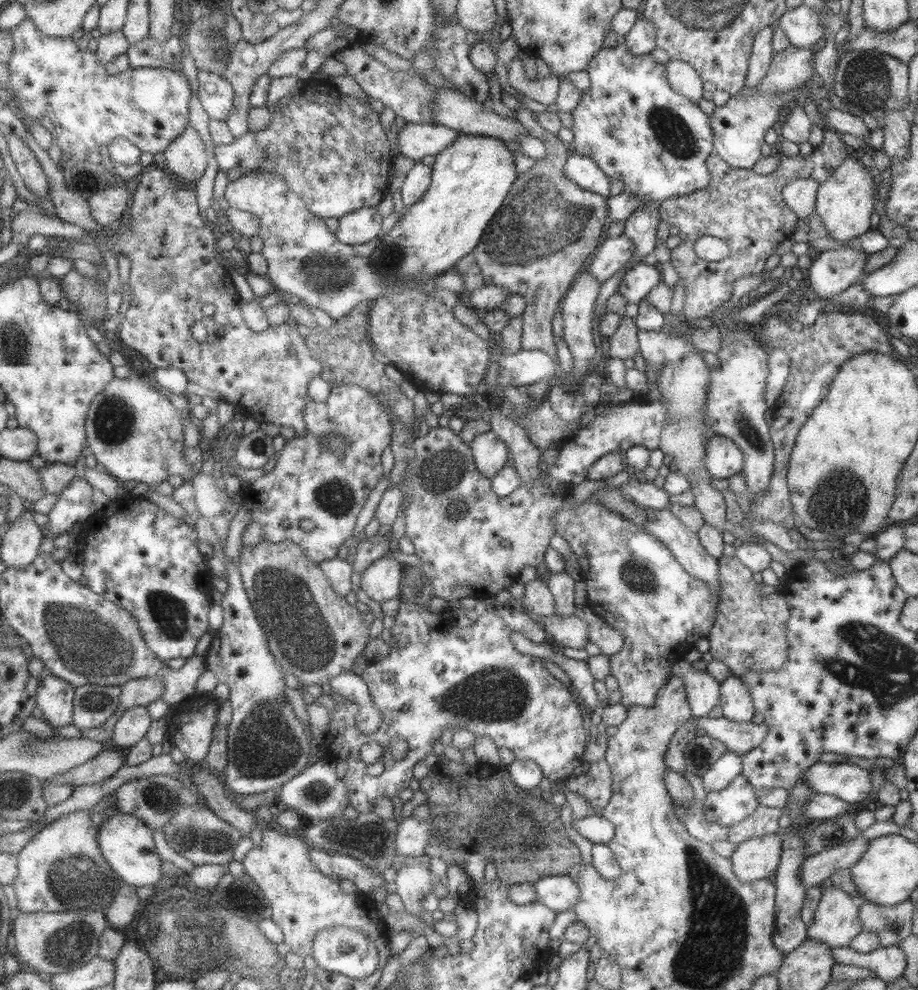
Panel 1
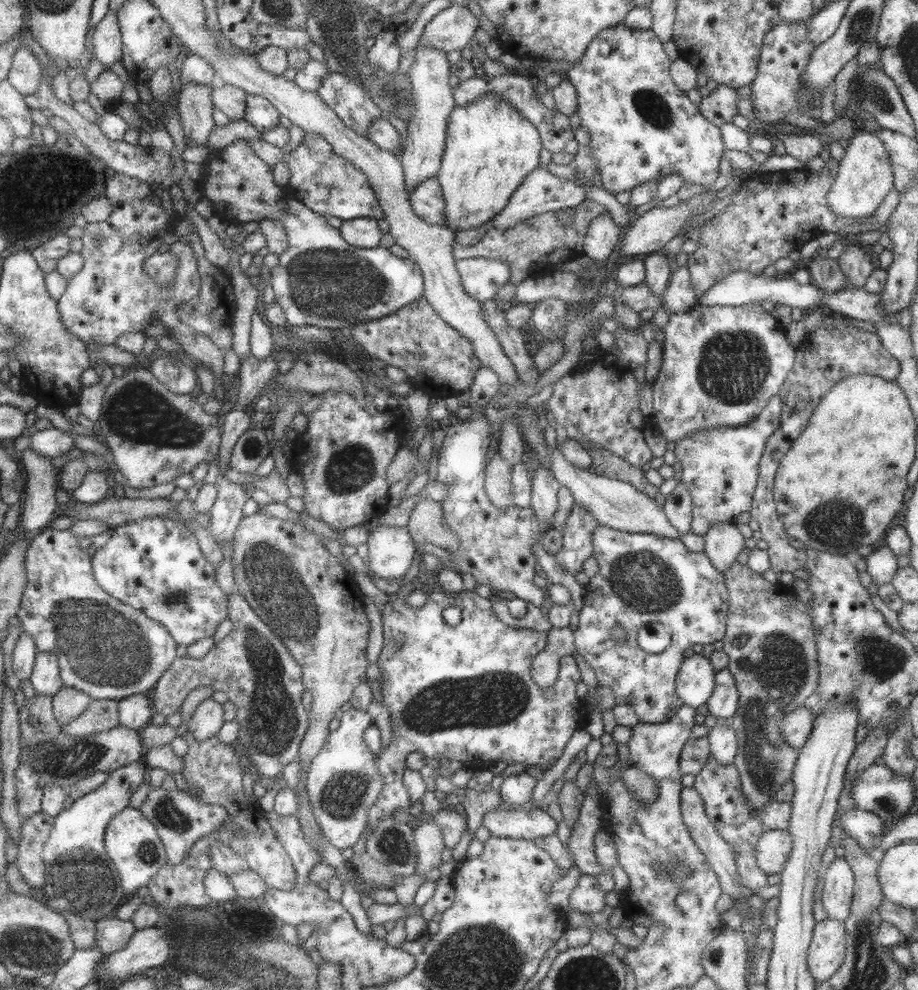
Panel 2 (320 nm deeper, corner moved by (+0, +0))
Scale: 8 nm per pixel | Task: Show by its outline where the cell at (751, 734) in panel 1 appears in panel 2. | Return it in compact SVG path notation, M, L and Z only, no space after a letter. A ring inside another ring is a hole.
M806 704L783 715L779 725L784 741L796 750L800 749L809 736L814 721L814 707Z

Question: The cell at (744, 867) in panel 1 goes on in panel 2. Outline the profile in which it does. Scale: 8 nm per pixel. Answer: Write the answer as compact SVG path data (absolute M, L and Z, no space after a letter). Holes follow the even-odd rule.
M787 829L763 831L754 850L756 866L763 874L780 874L791 855L791 834Z

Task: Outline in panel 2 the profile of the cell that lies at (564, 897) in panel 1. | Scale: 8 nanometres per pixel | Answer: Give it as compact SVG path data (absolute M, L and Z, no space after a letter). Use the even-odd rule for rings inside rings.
M581 874L577 887L571 892L569 904L577 912L589 915L602 910L605 906L605 895L606 892L601 890L595 877Z

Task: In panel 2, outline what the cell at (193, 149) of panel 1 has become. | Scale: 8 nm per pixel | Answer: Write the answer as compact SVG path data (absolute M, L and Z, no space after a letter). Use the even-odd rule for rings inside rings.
M190 82L181 86L177 94L185 138L201 146L211 143L210 137L217 128L214 119L213 91L214 85Z

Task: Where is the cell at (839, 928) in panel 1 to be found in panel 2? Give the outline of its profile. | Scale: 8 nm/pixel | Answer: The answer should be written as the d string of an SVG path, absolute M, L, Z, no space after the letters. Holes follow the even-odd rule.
M835 857L822 873L820 884L821 904L827 916L842 921L849 914L854 888L854 875L849 864L843 858Z

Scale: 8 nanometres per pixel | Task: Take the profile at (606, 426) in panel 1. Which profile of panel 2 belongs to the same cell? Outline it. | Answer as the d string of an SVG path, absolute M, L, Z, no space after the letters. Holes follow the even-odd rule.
M756 303L744 304L741 306L719 306L713 304L711 306L695 304L689 307L686 311L680 313L668 314L668 321L663 329L663 344L662 348L662 363L659 373L655 380L649 384L649 393L653 400L653 410L648 419L653 420L653 424L659 428L659 432L666 442L680 441L689 433L701 430L712 429L717 427L736 427L747 425L761 413L761 410L767 405L769 399L776 396L785 381L785 378L791 373L791 368L794 364L794 359L797 355L797 347L791 345L785 336L785 330L777 319Z

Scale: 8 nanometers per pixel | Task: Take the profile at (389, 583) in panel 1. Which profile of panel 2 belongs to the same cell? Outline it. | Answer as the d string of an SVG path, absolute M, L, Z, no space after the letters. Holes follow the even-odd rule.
M378 525L368 532L366 538L368 548L368 561L371 570L381 580L391 580L392 578L402 578L410 567L411 559L417 553L417 544L410 537L408 528Z

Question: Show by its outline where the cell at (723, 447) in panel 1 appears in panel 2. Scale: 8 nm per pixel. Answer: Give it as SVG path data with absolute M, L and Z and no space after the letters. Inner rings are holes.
M773 396L761 413L747 425L736 427L717 427L701 429L689 433L674 444L674 455L681 464L681 479L685 489L689 491L692 500L692 521L690 531L693 534L704 536L714 522L732 522L741 512L748 512L752 496L756 488L758 462L764 451L769 435L779 426L783 400Z

